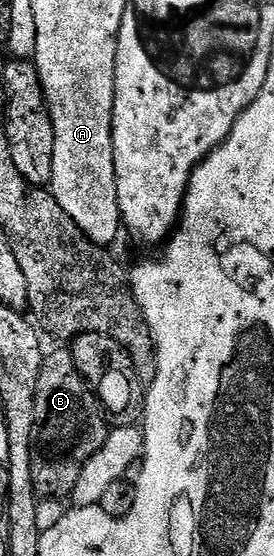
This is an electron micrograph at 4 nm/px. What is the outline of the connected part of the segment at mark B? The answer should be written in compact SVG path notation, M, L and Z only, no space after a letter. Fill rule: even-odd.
M71 350L48 351L40 375L35 378L36 408L32 422L32 484L40 497L64 497L78 485L82 465L102 449L110 430L92 388L84 382L74 365Z

